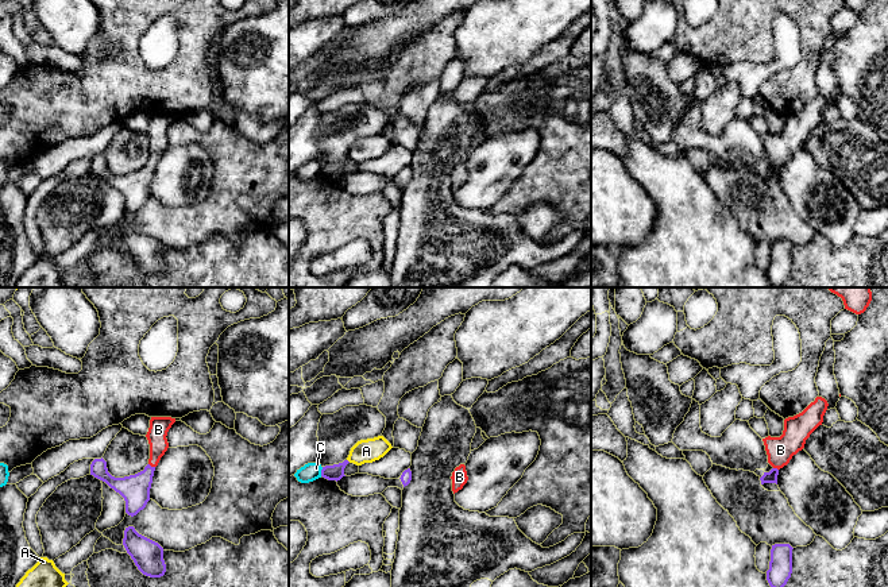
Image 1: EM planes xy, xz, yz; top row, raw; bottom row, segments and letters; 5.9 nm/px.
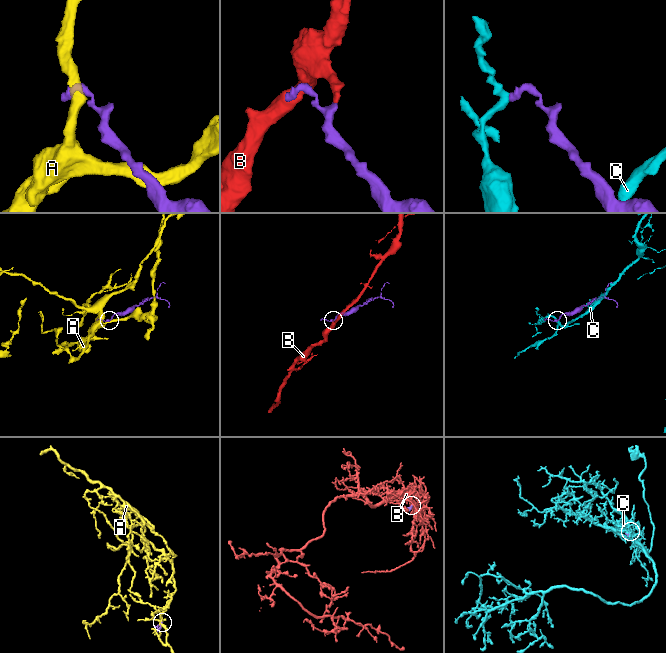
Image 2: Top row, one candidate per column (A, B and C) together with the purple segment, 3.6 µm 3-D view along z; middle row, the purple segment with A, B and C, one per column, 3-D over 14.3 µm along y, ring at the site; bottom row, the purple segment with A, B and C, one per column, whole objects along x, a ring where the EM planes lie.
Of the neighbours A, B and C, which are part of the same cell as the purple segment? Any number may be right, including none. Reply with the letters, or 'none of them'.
B

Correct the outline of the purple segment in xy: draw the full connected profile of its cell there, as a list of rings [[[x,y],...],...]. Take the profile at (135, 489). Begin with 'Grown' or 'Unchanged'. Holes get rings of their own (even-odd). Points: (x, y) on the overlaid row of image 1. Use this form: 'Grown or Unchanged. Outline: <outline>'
Grown. Outline: [[[151,417],[146,435],[150,444],[150,459],[148,464],[140,472],[124,478],[115,478],[108,472],[107,462],[103,457],[94,459],[90,464],[90,475],[105,482],[124,498],[126,513],[131,517],[143,510],[150,501],[154,471],[169,448],[166,436],[174,422],[175,418],[171,417]]]

